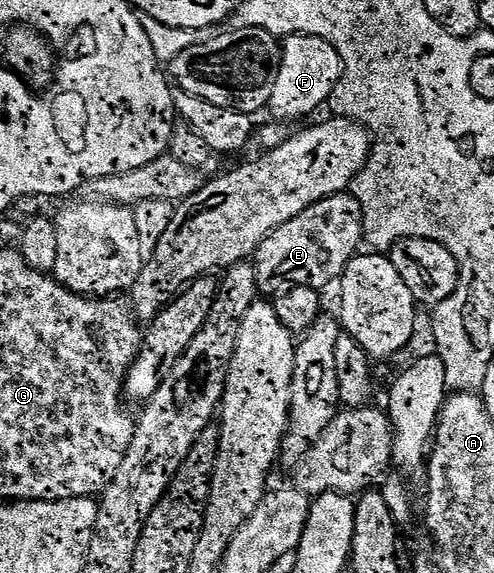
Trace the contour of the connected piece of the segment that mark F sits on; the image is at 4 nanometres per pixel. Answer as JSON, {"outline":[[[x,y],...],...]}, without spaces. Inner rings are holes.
{"outline":[[[286,35],[281,43],[281,64],[271,89],[268,114],[282,124],[290,125],[296,119],[324,108],[345,73],[339,53],[327,41],[310,35]]]}

